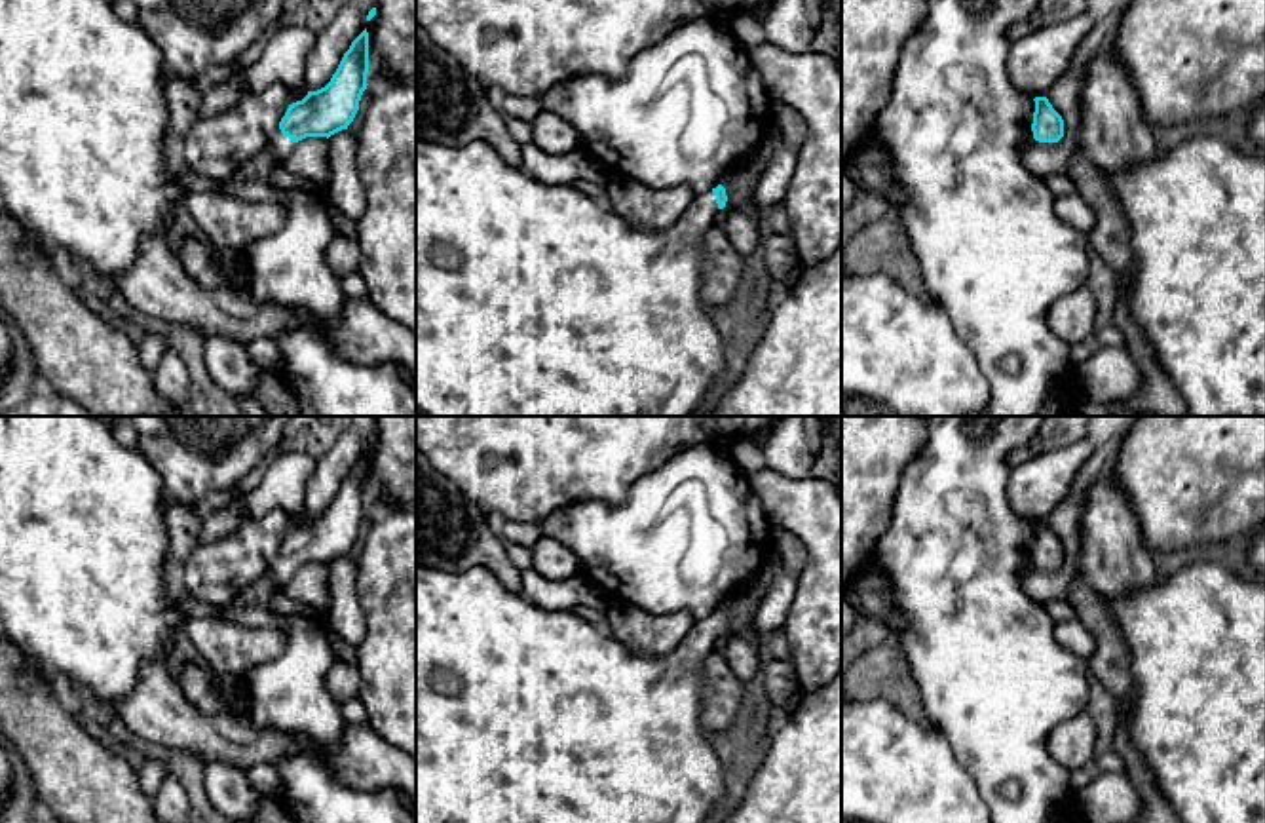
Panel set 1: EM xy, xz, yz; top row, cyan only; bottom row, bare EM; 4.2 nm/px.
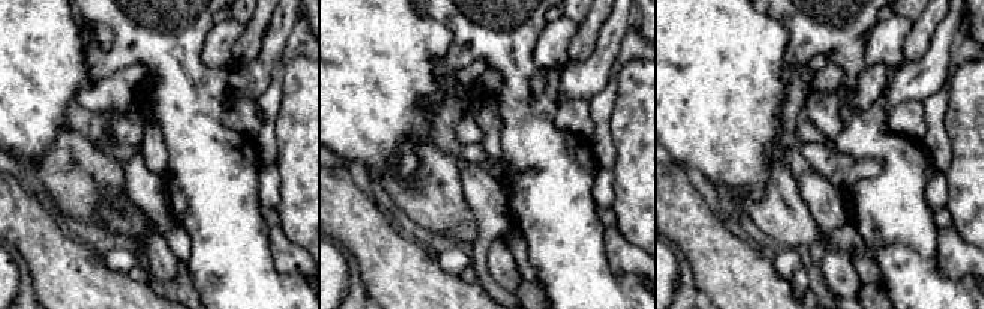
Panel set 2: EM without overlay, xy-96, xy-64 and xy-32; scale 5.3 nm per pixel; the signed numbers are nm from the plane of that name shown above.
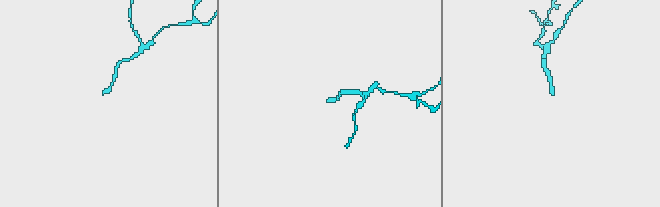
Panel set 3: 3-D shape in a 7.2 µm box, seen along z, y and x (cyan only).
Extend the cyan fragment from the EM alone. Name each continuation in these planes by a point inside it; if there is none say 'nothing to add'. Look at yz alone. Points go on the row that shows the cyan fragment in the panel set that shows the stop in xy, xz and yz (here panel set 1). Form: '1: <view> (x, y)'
nothing to add

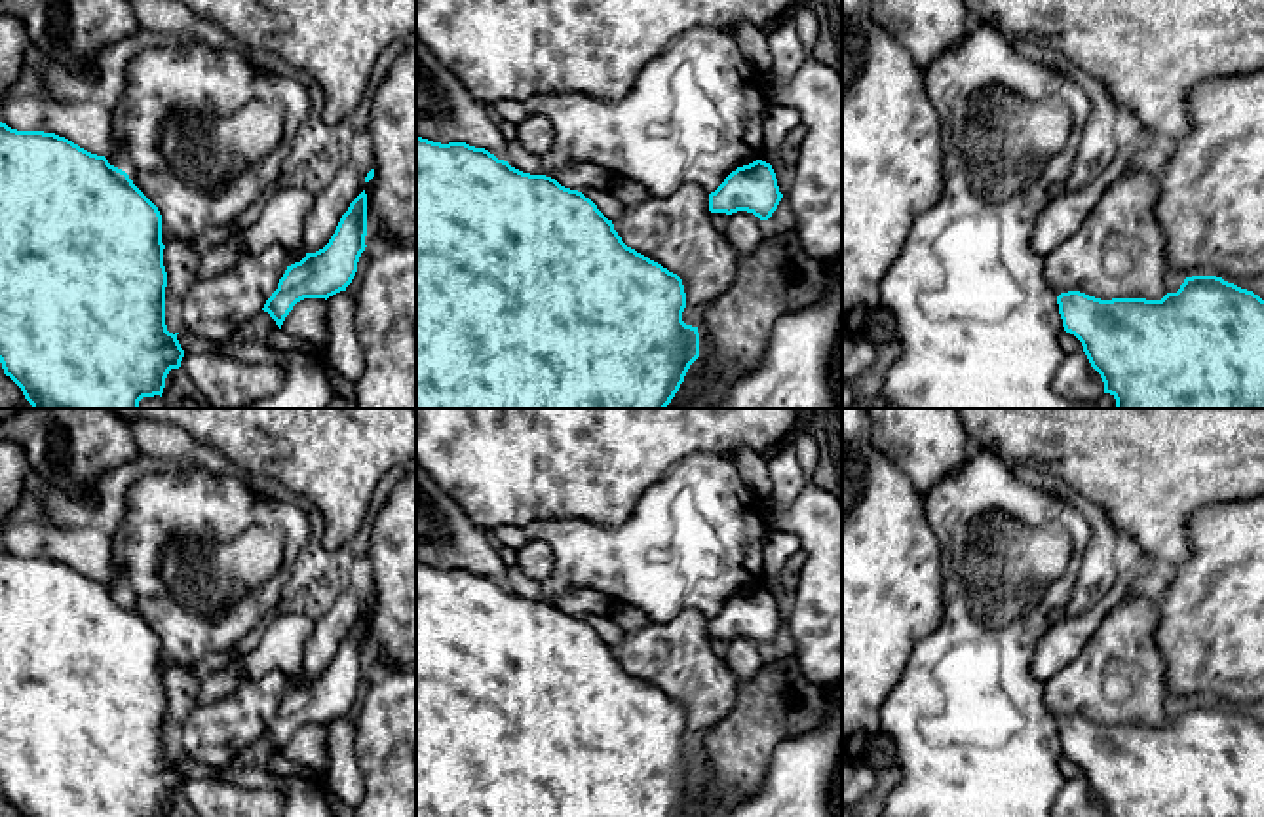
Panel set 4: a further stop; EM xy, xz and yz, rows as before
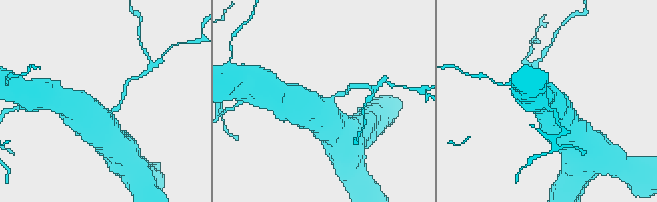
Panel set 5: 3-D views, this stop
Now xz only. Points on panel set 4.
nothing to add

